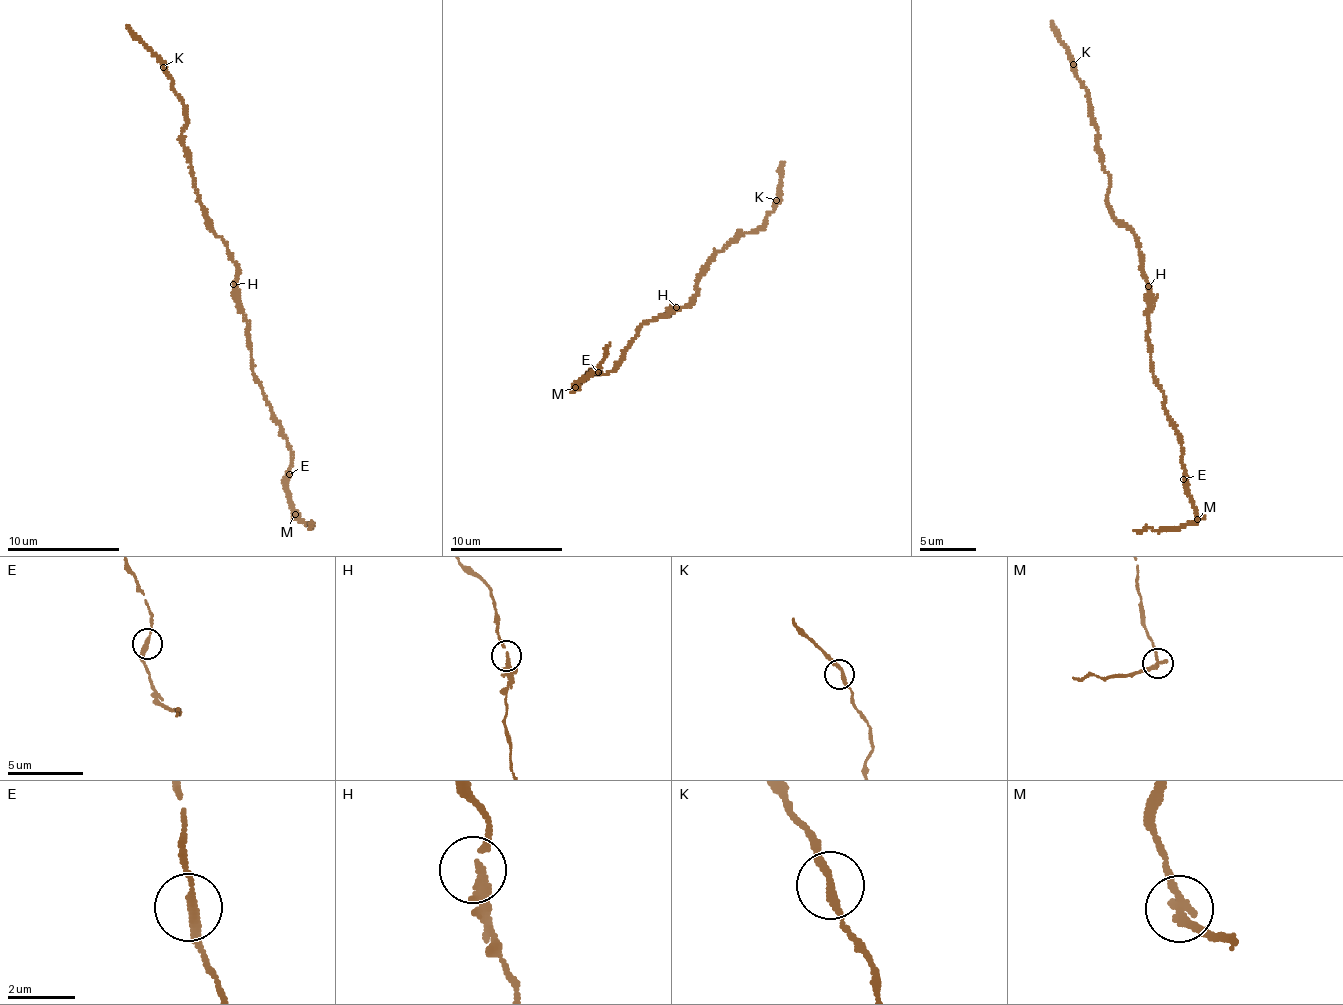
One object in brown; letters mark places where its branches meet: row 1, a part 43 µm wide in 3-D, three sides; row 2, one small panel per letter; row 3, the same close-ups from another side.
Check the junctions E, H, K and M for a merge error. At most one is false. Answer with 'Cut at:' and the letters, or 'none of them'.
Cut at: M

